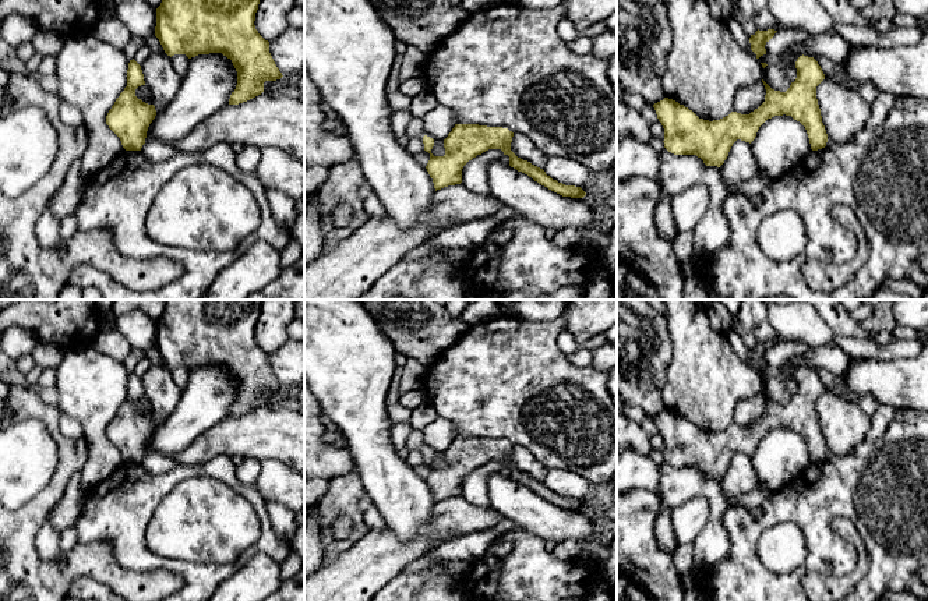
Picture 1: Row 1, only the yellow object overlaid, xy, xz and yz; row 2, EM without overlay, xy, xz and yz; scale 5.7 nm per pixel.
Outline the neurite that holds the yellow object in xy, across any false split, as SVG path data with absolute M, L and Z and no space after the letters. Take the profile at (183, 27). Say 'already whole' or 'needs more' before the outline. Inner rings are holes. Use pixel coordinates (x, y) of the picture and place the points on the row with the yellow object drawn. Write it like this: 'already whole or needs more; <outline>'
already whole; M162 0L156 8L155 36L170 57L222 53L230 59L237 71L237 85L229 105L239 105L261 95L265 81L283 77L269 53L269 42L255 29L258 4L260 0Z

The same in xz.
already whole; M455 124L444 139L445 155L434 156L431 153L434 139L424 135L424 151L430 153L426 169L433 178L435 191L448 185L461 184L463 166L477 155L488 149L501 149L504 155L509 156L511 167L527 174L548 190L571 198L583 198L586 195L581 187L558 183L547 176L543 169L518 158L511 151L512 137L514 132L502 127Z

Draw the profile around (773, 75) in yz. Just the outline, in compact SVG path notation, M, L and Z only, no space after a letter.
M768 63L768 66L763 68L763 81L774 91L786 92L791 81L784 73L784 70L779 66L774 66L772 63Z

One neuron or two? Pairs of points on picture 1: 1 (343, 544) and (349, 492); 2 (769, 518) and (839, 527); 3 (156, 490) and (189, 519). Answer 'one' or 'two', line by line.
1: one
2: two
3: two

